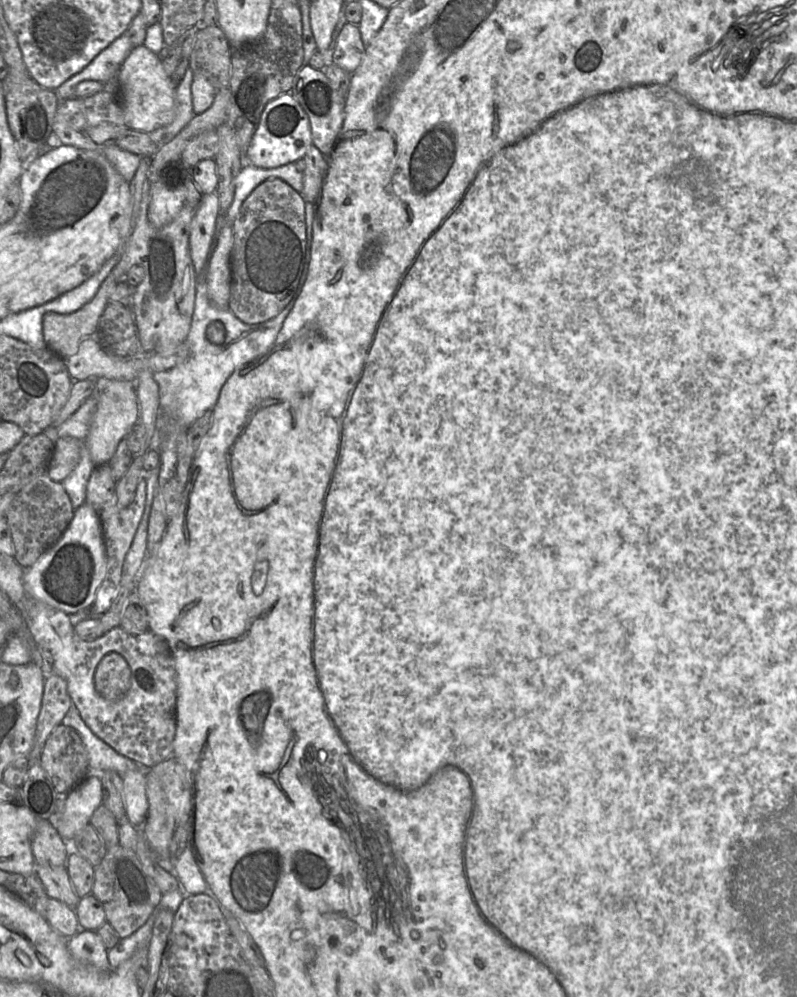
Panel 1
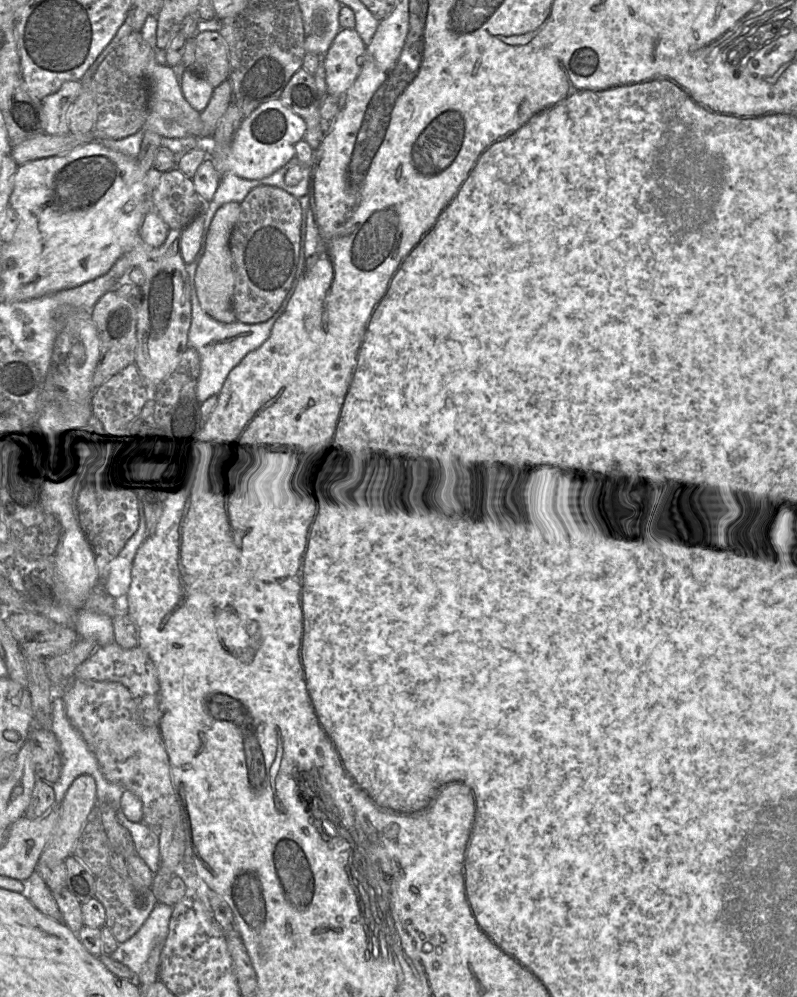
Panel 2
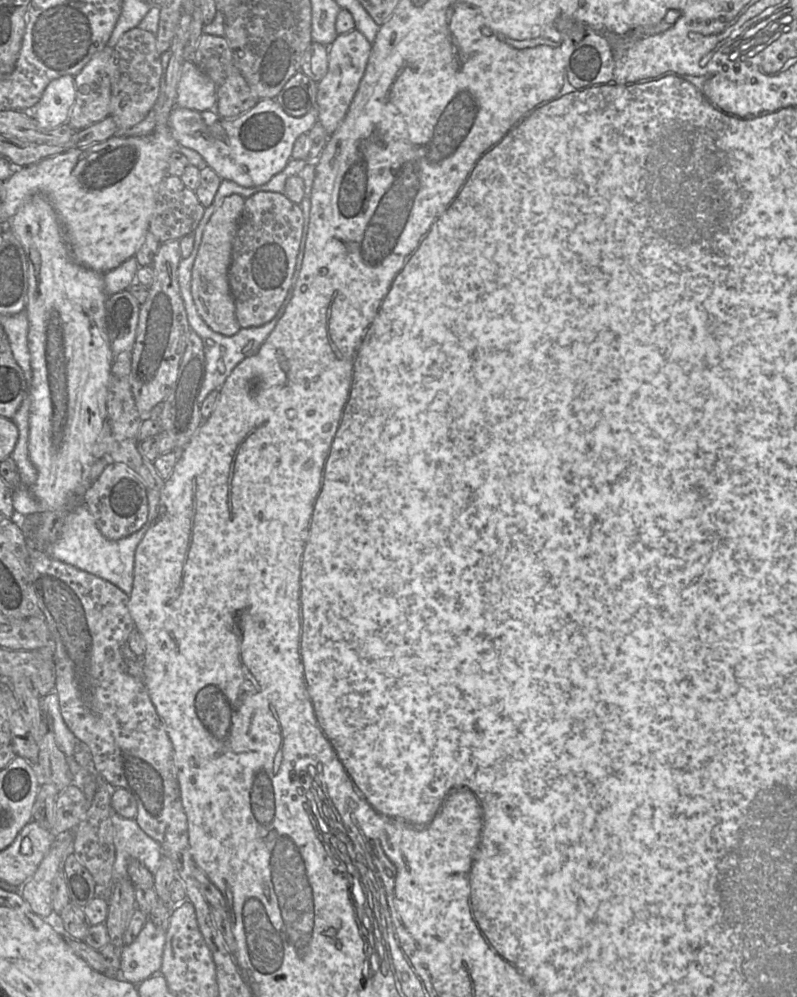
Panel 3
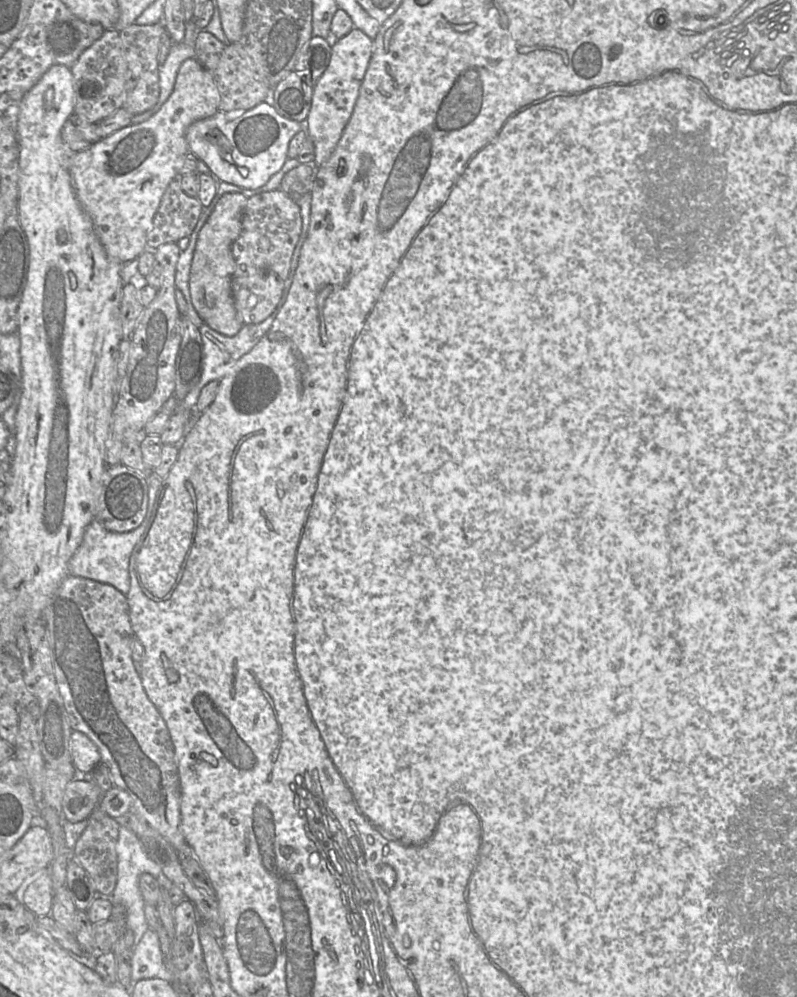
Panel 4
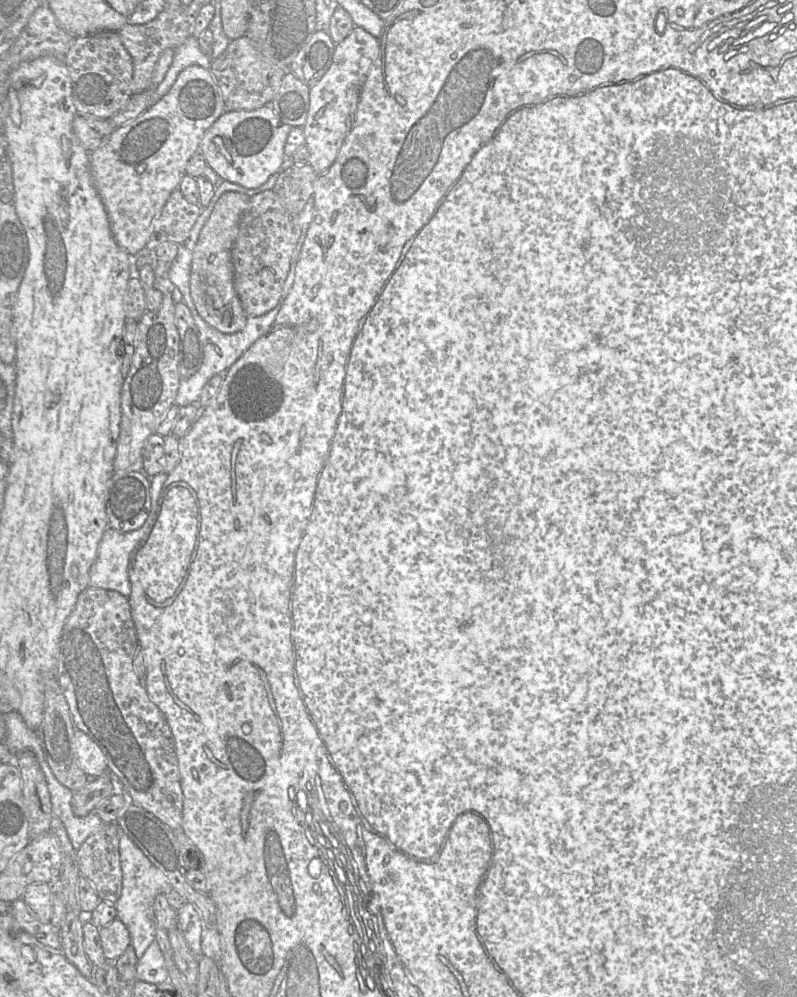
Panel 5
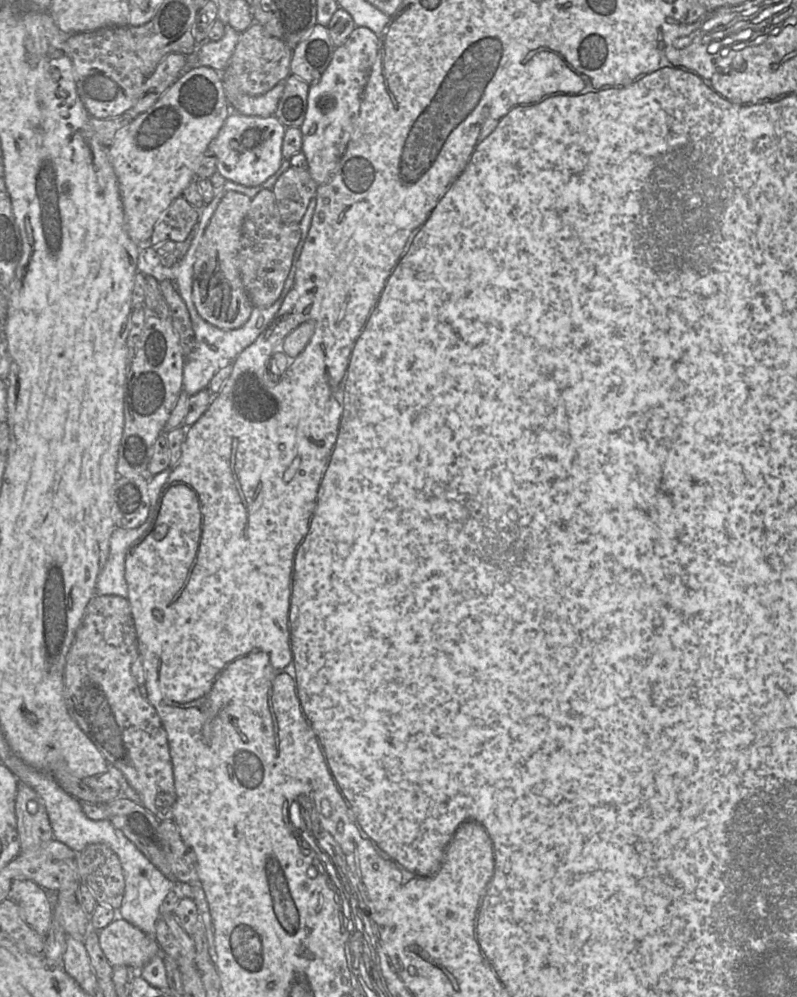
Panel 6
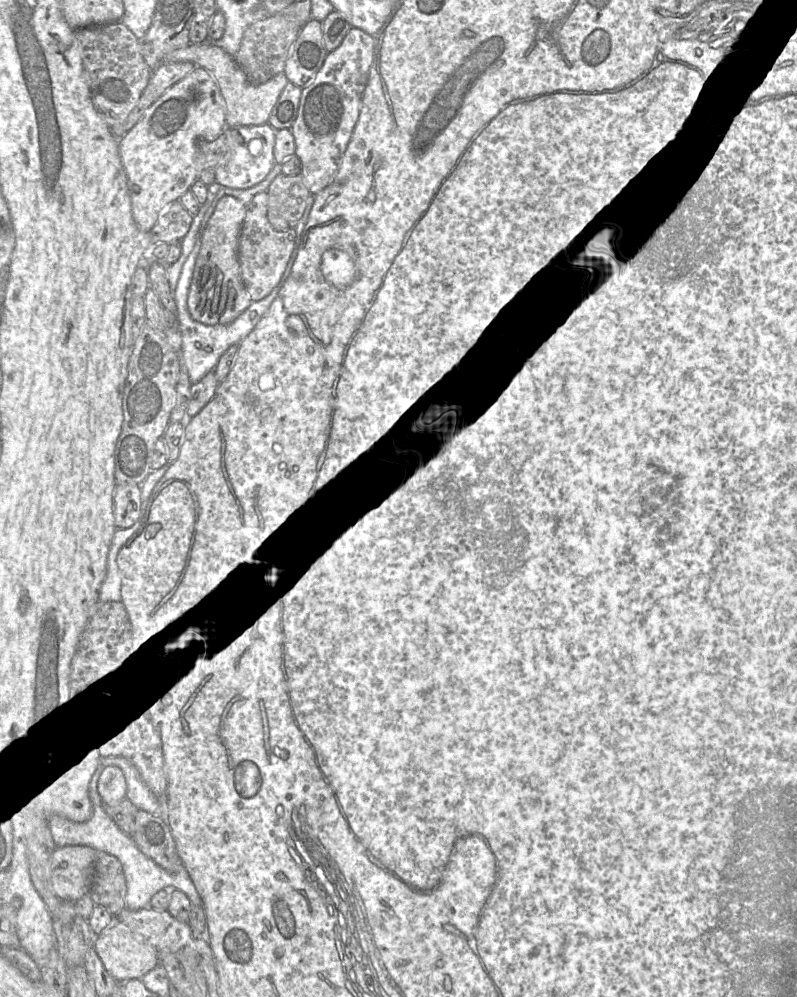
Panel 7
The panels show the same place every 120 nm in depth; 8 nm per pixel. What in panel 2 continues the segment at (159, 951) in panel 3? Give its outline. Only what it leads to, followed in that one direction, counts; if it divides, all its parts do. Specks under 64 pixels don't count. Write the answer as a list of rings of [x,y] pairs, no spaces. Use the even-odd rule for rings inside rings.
[[[158,902],[141,928],[127,941],[119,943],[111,958],[139,975],[152,949],[166,941],[173,906]]]

